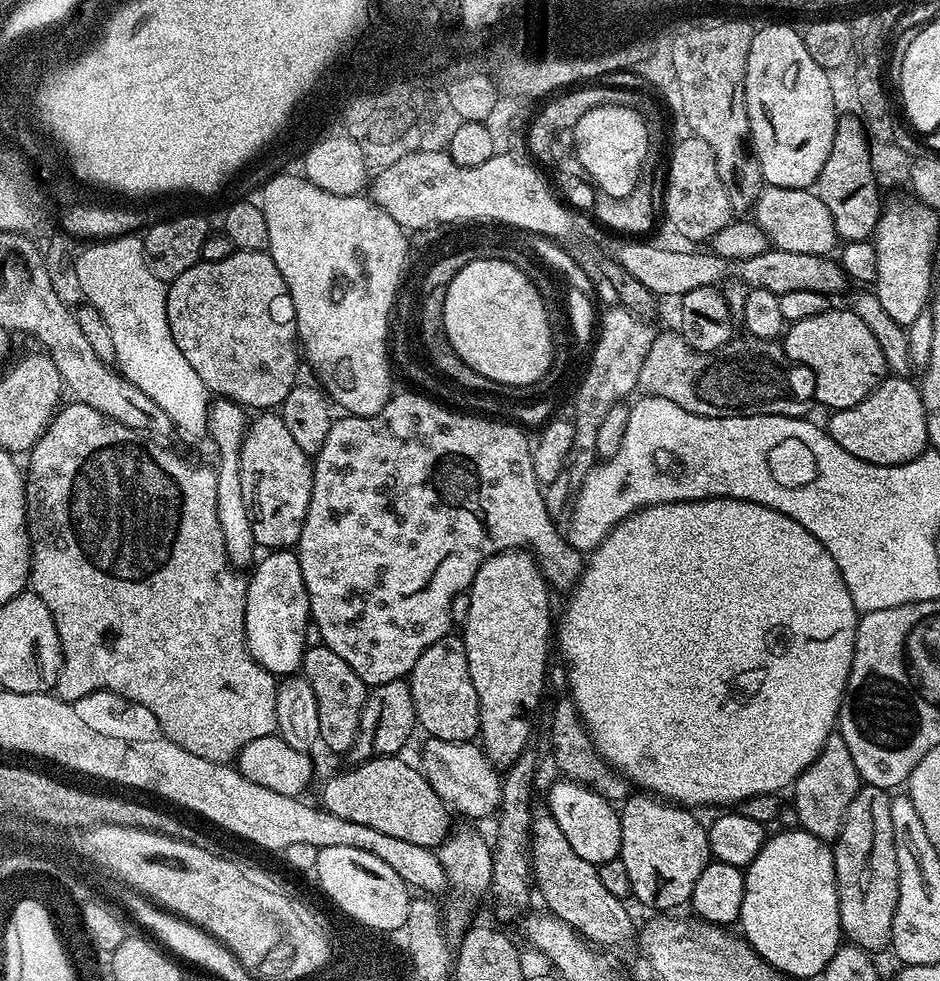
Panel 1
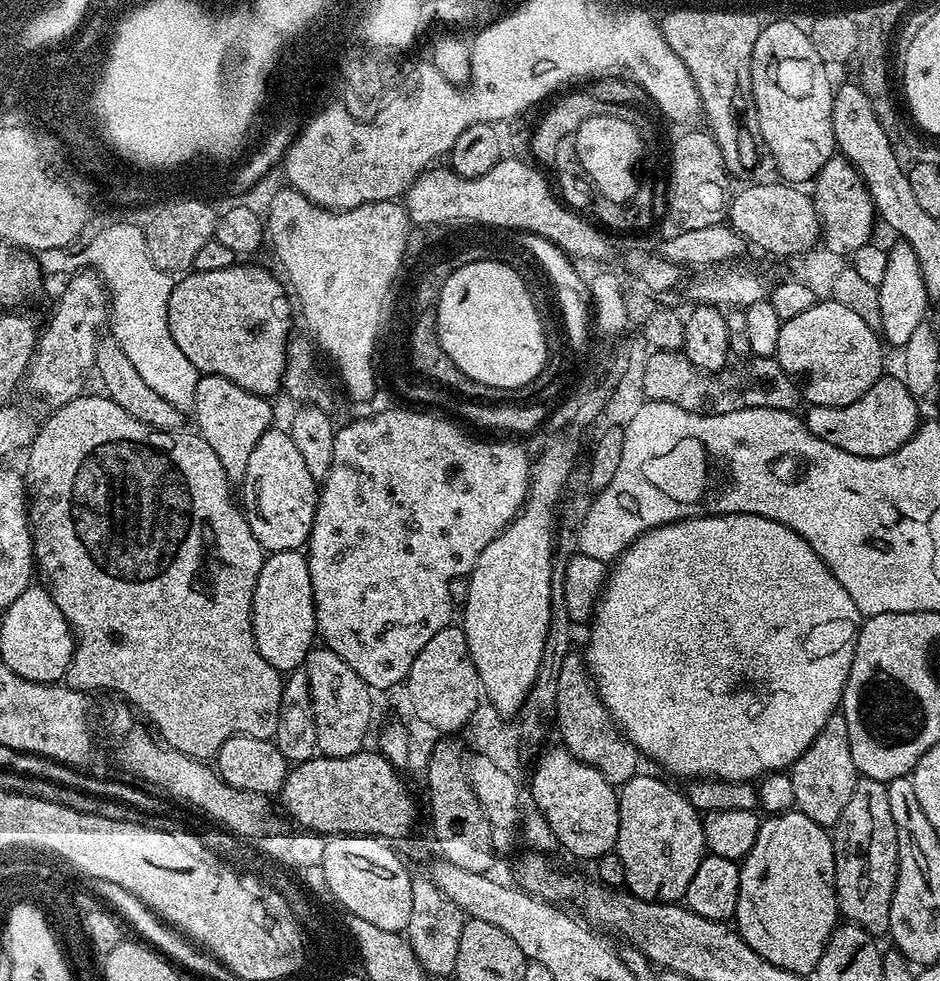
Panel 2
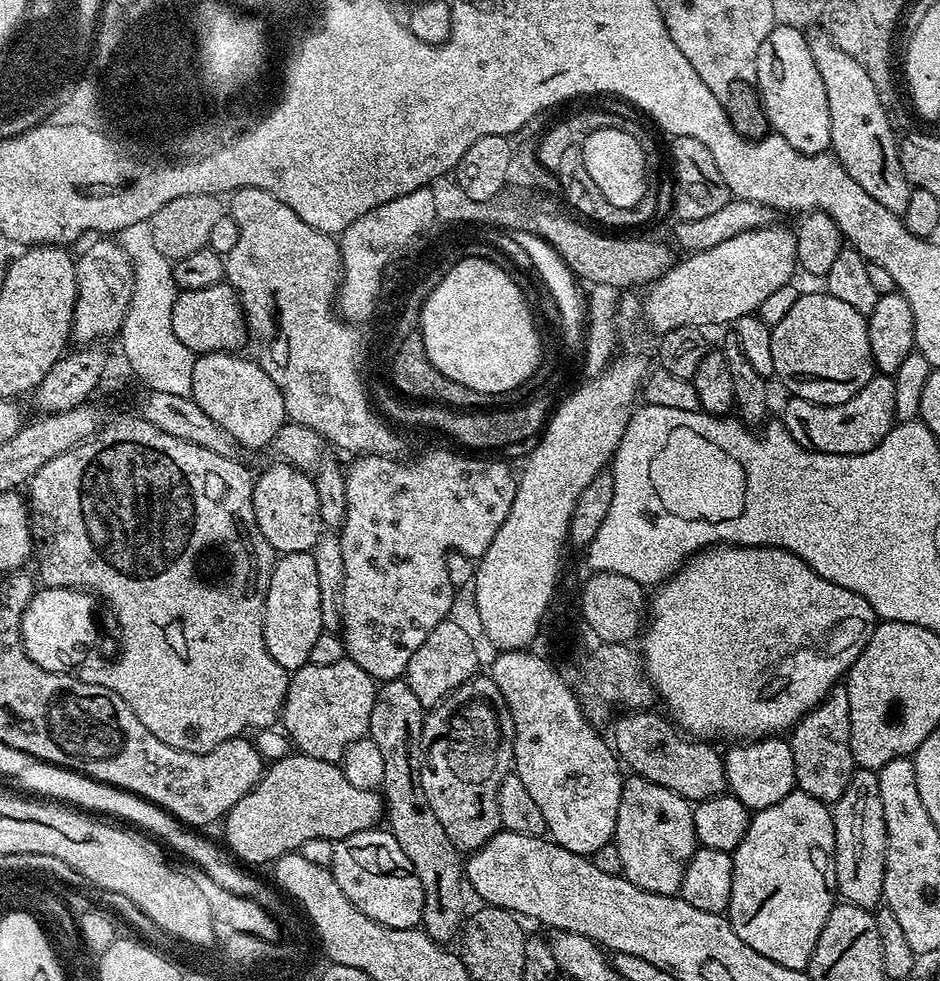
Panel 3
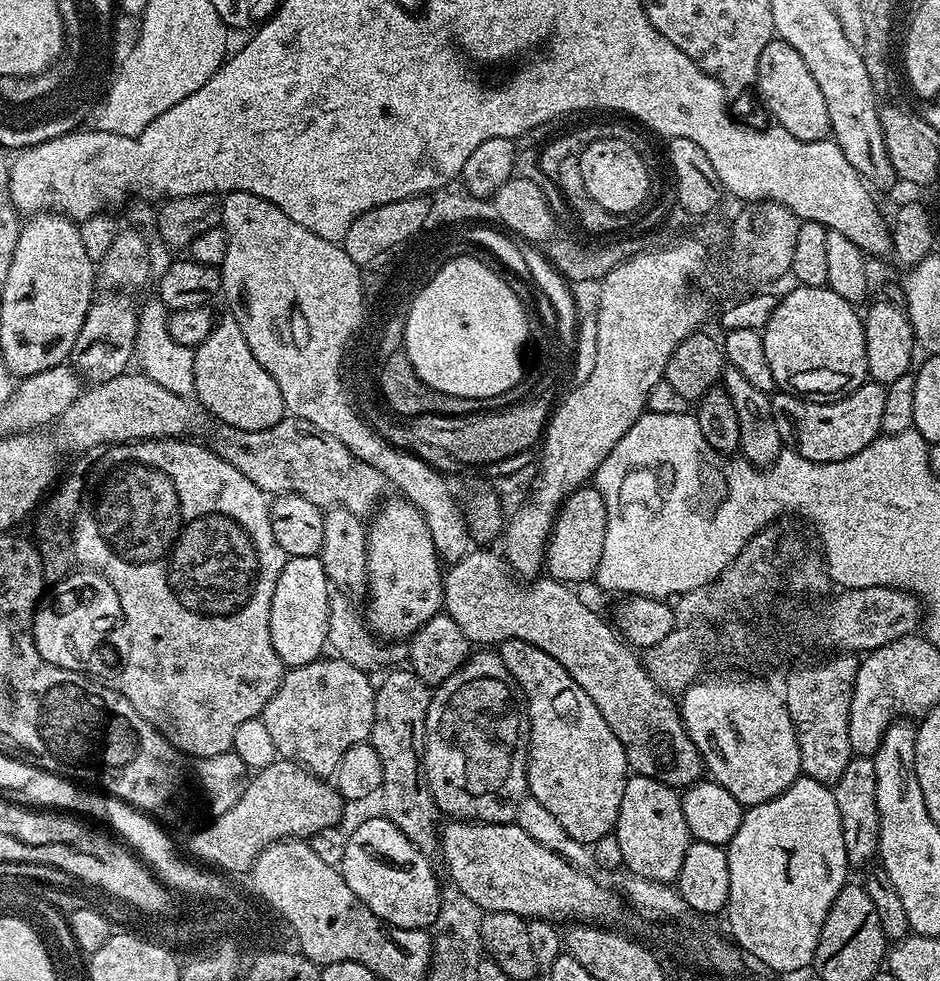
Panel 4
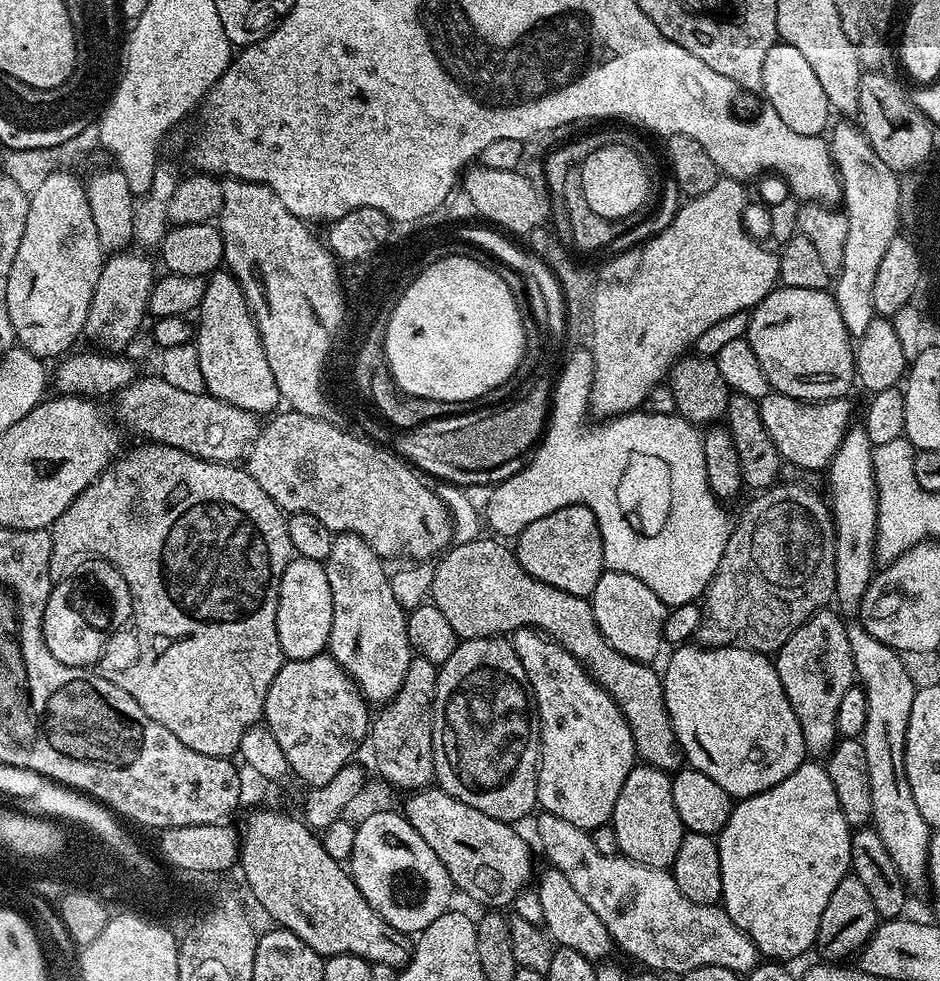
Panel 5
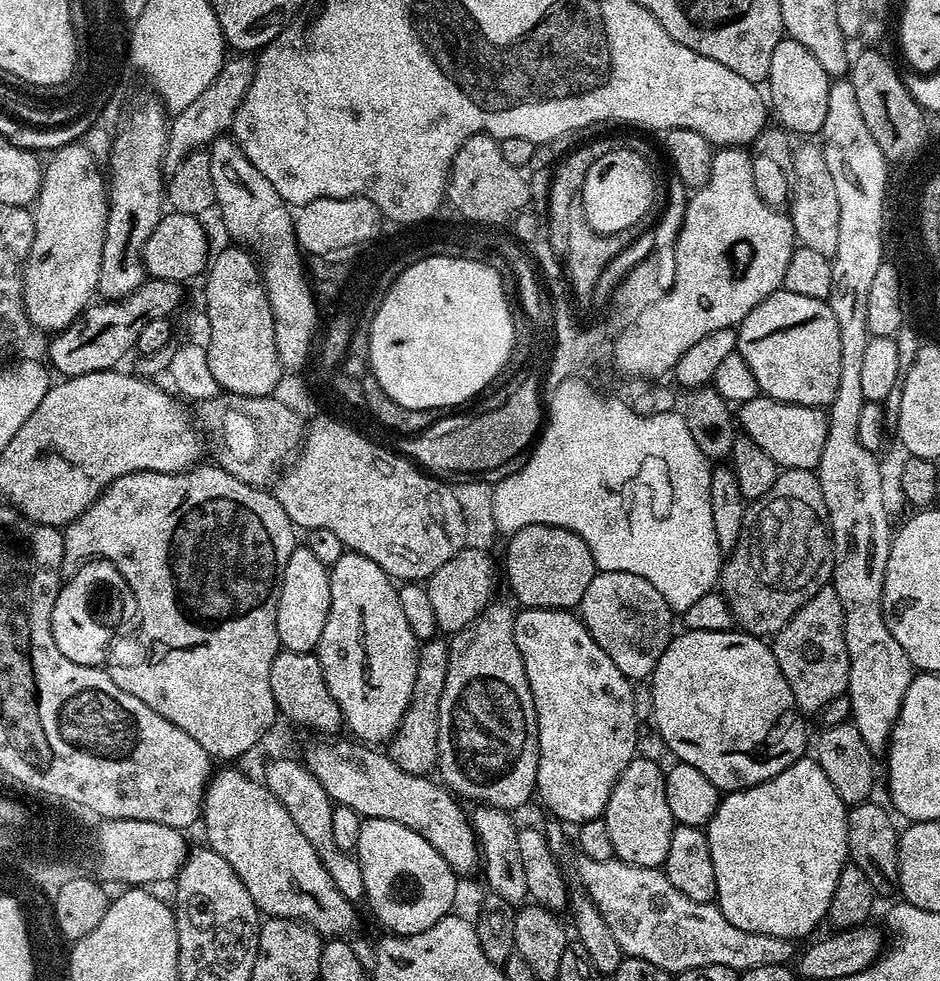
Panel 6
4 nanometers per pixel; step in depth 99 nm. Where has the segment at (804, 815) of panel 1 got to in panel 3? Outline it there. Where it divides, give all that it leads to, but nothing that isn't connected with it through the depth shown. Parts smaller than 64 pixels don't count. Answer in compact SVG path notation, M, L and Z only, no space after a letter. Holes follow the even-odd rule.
M837 686L817 708L812 708L799 720L790 732L790 743L796 767L796 788L801 792L818 798L823 804L835 805L842 798L846 786L850 786L852 773L858 765L850 750L850 698L847 687Z

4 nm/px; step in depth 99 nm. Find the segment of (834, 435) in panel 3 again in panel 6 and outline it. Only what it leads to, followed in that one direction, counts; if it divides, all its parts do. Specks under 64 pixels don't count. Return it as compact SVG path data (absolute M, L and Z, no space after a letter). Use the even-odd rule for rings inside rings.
M761 394L750 398L750 402L739 405L738 428L745 437L752 439L759 449L764 450L781 469L815 469L822 458L822 446L826 446L828 414L824 408L787 404Z

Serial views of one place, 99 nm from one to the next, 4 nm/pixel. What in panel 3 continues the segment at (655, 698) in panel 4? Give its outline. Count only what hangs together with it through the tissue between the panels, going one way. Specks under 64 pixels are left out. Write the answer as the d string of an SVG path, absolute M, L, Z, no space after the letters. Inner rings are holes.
M632 710L629 716L624 716L616 724L616 740L614 739L614 751L622 761L623 767L629 773L646 778L658 786L666 786L666 790L674 790L684 800L699 802L709 800L715 796L725 795L729 791L728 775L724 769L723 755L711 748L711 743L693 738L677 728L675 723L667 715L659 716L652 710Z

